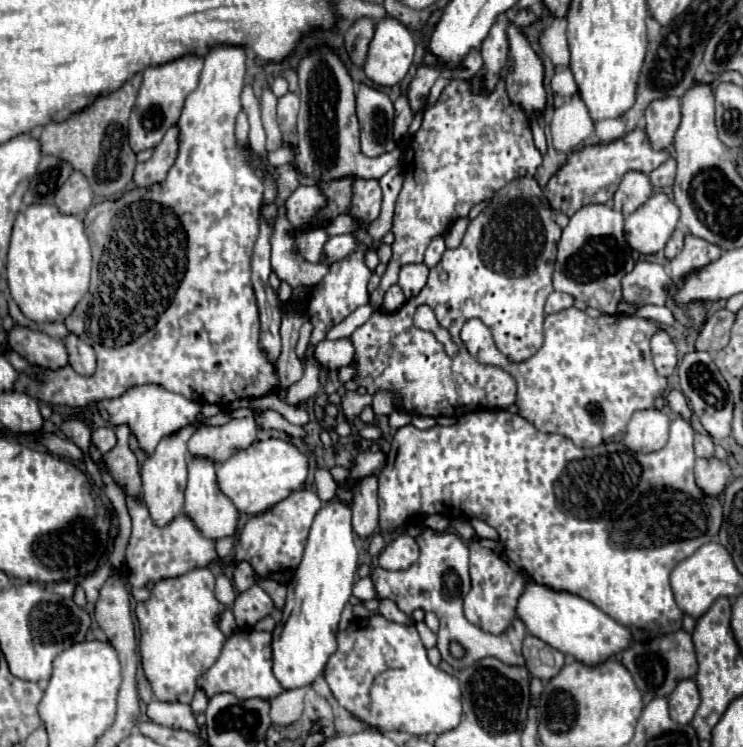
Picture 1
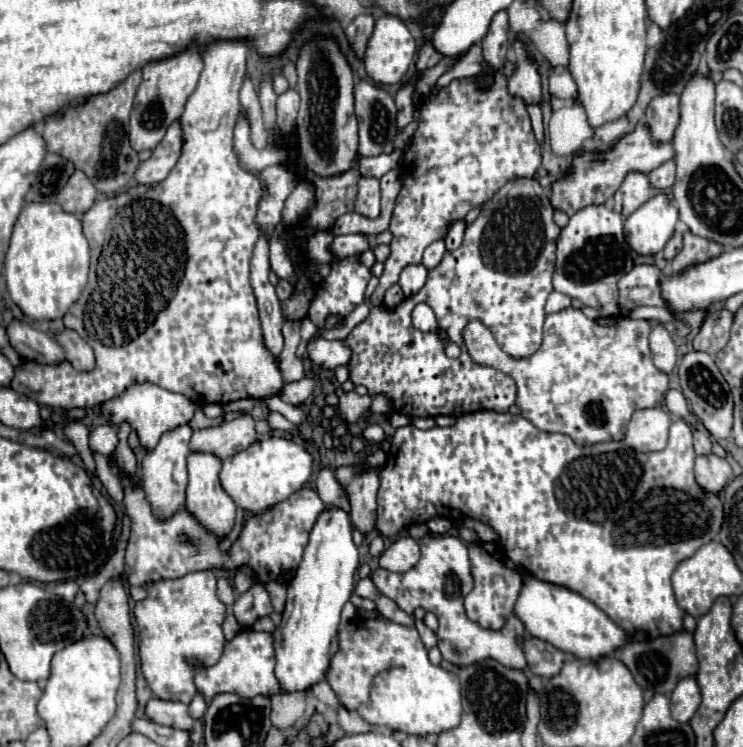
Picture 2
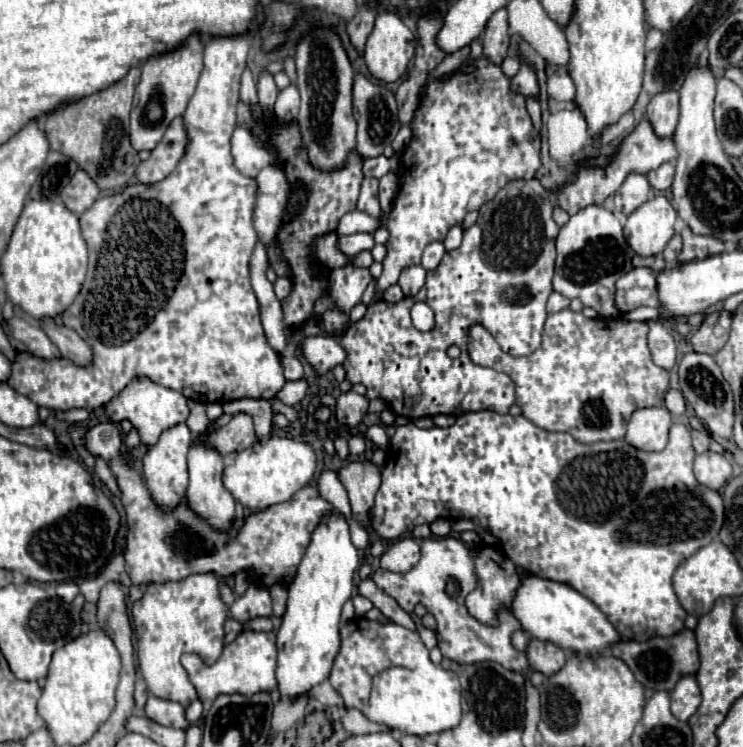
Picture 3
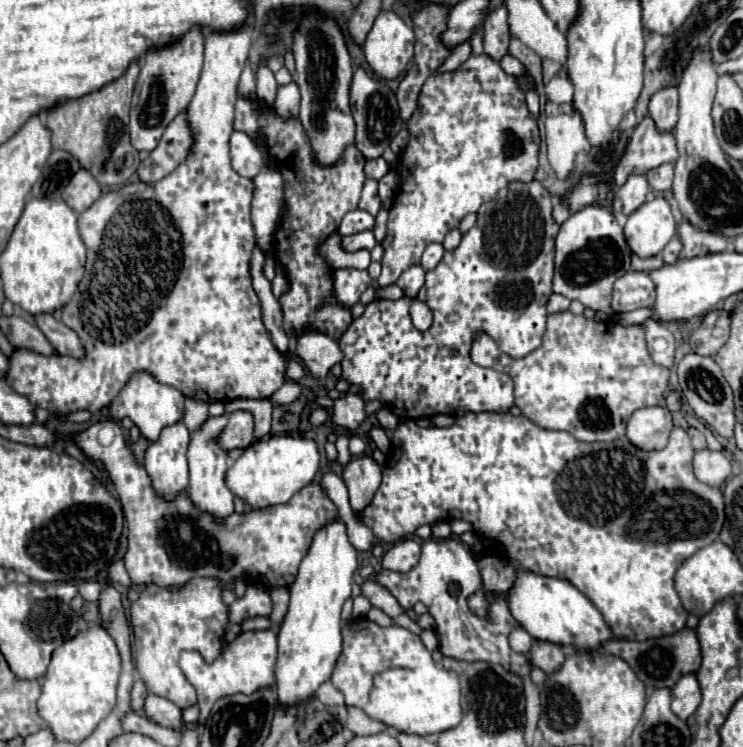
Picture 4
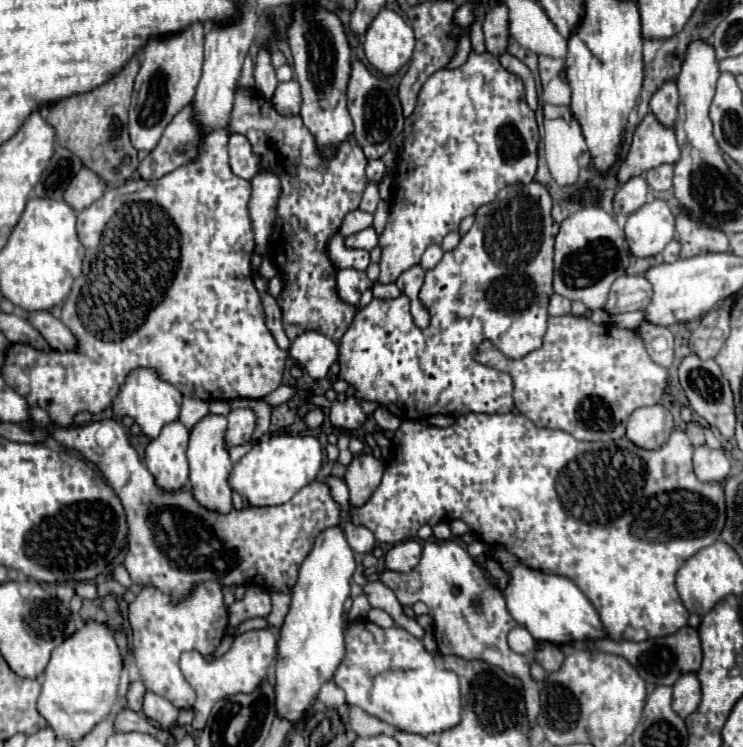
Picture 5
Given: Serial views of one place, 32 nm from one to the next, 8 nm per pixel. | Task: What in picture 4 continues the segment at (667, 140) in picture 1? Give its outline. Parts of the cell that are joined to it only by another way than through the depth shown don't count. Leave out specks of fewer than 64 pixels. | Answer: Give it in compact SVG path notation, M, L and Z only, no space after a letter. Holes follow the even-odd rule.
M664 88L664 92L656 92L650 100L648 116L656 122L660 132L672 132L678 120L678 90Z

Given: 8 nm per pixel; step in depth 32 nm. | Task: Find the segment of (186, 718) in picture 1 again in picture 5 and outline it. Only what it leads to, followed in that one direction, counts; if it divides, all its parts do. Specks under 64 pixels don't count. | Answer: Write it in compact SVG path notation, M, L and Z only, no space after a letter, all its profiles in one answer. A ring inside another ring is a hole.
M146 692L146 696L144 696L144 714L152 722L156 722L158 726L170 730L170 728L176 728L180 710L172 702L168 702L166 698L156 696L152 692Z

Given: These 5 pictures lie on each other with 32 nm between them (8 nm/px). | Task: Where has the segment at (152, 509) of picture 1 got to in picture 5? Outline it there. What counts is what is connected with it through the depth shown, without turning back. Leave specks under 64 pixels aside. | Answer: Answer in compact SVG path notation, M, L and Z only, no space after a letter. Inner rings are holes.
M182 422L166 424L156 440L146 448L146 466L162 490L182 490L188 486L188 428Z

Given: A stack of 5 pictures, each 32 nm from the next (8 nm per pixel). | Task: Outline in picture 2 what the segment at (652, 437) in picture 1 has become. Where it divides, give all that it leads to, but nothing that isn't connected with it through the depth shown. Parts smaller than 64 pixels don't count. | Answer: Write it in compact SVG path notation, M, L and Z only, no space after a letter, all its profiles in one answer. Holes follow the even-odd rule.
M664 408L636 410L628 424L624 444L636 452L662 450L668 440L670 422L672 418Z

